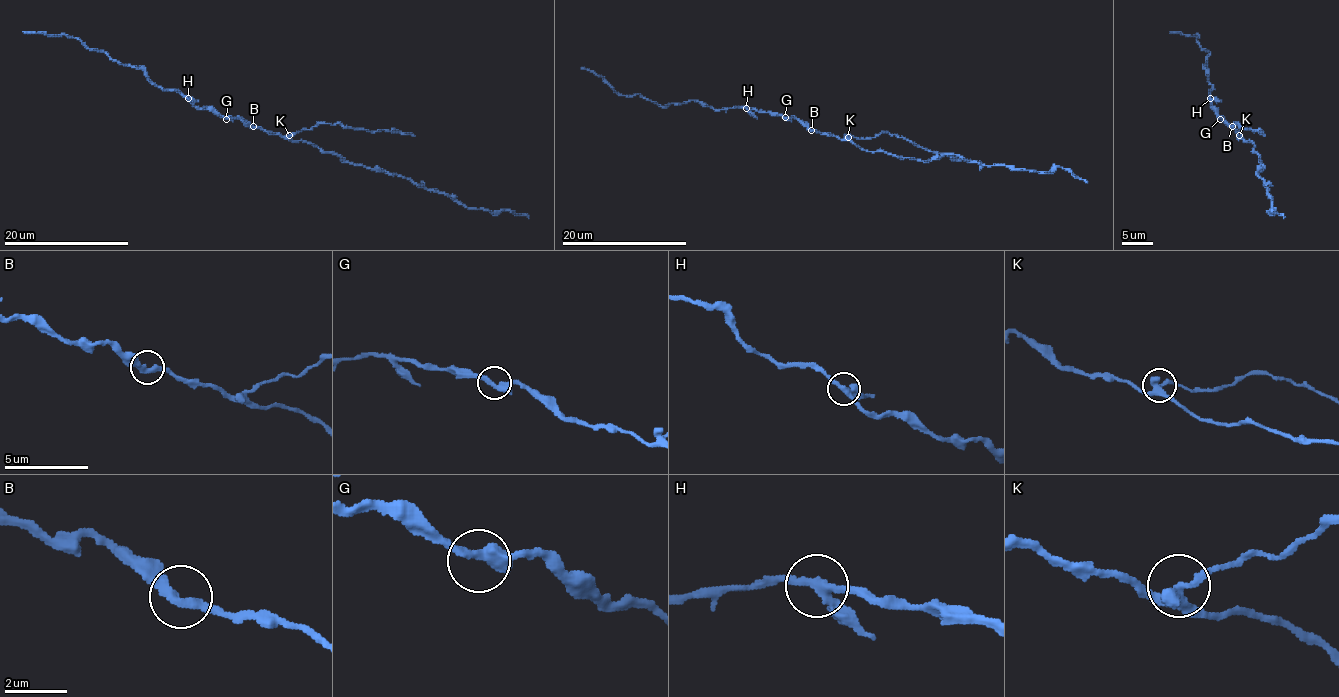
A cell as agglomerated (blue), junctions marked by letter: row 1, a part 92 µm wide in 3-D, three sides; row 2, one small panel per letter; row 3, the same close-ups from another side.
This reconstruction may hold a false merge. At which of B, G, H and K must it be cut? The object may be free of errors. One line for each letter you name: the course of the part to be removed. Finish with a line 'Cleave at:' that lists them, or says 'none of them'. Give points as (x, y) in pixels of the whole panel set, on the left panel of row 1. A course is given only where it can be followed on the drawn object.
K: (289, 136), (320, 123), (373, 131), (387, 130), (415, 136)
Cleave at: K

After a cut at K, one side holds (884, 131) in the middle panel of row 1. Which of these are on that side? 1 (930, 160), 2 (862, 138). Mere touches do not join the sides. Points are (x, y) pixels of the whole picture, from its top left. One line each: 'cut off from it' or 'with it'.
1: cut off from it
2: with it

